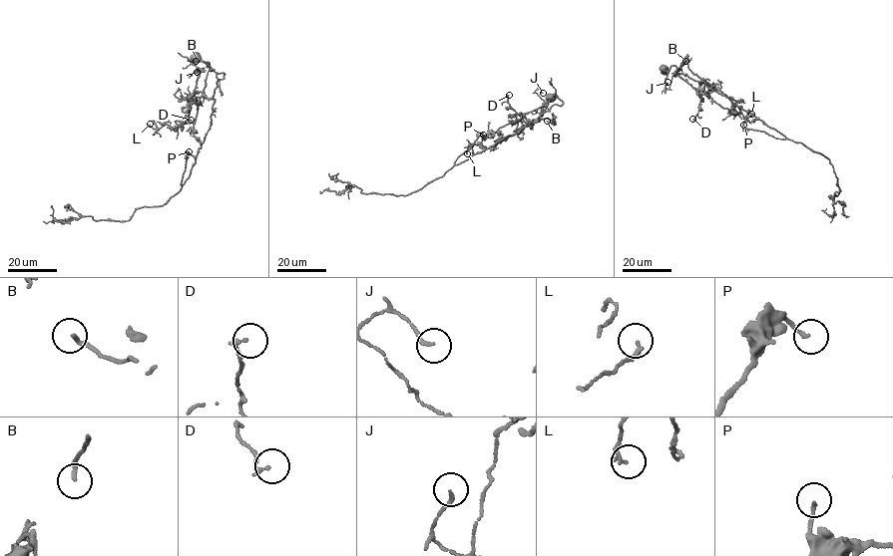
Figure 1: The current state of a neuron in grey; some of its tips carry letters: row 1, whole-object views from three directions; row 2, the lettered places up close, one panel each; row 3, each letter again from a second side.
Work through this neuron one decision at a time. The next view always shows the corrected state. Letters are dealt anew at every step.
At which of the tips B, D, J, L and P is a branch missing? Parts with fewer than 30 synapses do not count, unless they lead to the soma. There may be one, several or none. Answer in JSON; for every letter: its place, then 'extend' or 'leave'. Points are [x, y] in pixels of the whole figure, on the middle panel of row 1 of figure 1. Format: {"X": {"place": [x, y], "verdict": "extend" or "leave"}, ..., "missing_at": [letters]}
{"B": {"place": [547, 121], "verdict": "leave"}, "D": {"place": [509, 95], "verdict": "leave"}, "J": {"place": [543, 93], "verdict": "leave"}, "L": {"place": [467, 153], "verdict": "leave"}, "P": {"place": [483, 135], "verdict": "leave"}, "missing_at": []}

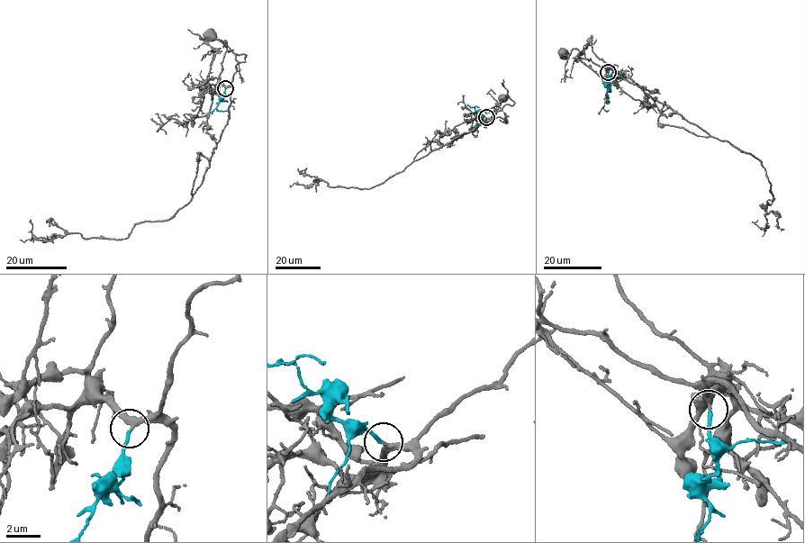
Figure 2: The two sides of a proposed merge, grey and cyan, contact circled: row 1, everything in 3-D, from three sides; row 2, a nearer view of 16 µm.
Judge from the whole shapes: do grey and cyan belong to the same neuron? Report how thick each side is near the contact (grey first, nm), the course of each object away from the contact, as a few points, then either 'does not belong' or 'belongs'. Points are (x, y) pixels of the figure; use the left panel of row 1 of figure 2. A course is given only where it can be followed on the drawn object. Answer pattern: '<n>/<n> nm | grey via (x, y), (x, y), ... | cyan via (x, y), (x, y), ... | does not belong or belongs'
320/200 nm | grey via (226, 88), (230, 85), (235, 68), (246, 55), (234, 53), (209, 35) | cyan via (226, 88), (216, 108), (220, 112), (230, 112) | belongs

